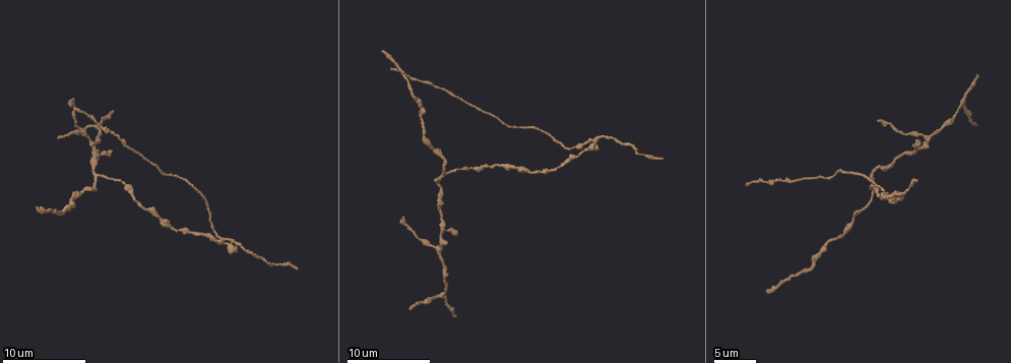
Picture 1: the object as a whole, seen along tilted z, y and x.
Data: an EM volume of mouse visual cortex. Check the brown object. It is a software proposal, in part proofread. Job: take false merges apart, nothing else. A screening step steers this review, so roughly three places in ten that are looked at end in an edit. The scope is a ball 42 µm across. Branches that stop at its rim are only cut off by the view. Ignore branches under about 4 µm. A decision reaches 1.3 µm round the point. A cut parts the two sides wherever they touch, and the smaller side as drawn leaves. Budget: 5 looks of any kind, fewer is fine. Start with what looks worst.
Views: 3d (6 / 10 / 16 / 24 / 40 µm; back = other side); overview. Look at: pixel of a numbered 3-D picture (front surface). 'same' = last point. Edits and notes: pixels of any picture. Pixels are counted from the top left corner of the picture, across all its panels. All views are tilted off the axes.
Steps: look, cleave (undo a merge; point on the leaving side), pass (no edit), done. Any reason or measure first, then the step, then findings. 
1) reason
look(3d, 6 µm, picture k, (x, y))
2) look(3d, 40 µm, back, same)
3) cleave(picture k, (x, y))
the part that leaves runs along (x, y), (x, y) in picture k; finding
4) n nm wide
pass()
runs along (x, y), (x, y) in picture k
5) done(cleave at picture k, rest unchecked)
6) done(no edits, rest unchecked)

three-way junction
look(3d, 10 µm, picture 1, (91, 144))

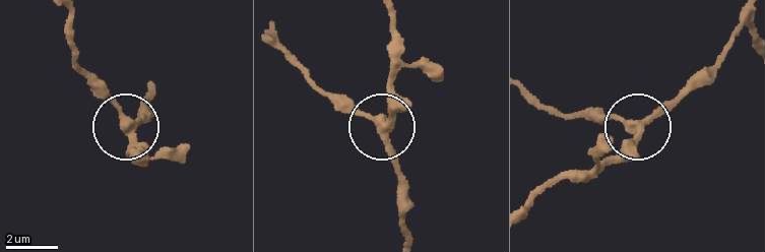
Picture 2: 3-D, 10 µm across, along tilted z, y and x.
3 arms
pass()
runs along (531, 199), (591, 177), (635, 136), (592, 109) in picture 2; continuous, no second neuron

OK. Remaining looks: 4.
look(3d, 10 µm, picture 1, (97, 176))

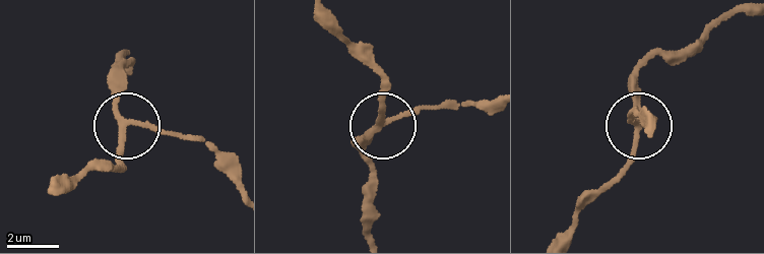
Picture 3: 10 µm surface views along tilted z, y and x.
look(3d, 10 µm, back, picture 3, (122, 123))

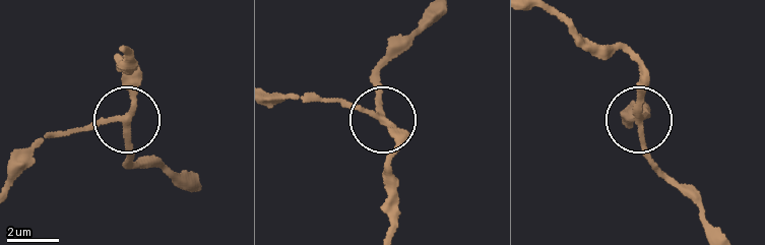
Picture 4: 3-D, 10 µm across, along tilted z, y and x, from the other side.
side arm 20 µm
pass()
runs along (17, 175), (46, 138), (121, 121), (129, 128), (125, 167) in picture 4; all the same neuron

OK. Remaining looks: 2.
thick turns thin
look(3d, 10 µm, picture 1, (876, 195))

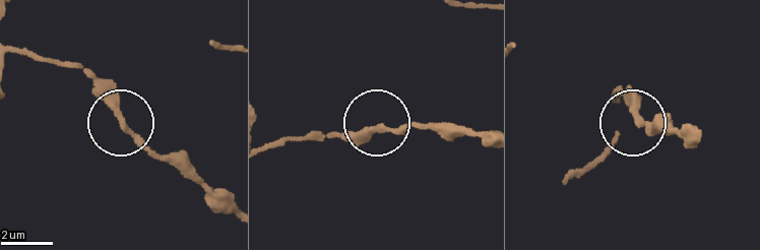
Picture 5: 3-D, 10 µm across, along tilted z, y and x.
pass()
runs along (482, 137), (425, 125), (317, 135) in picture 5; continuous, no second neuron

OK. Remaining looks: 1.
done(no edits, rest unchecked)

